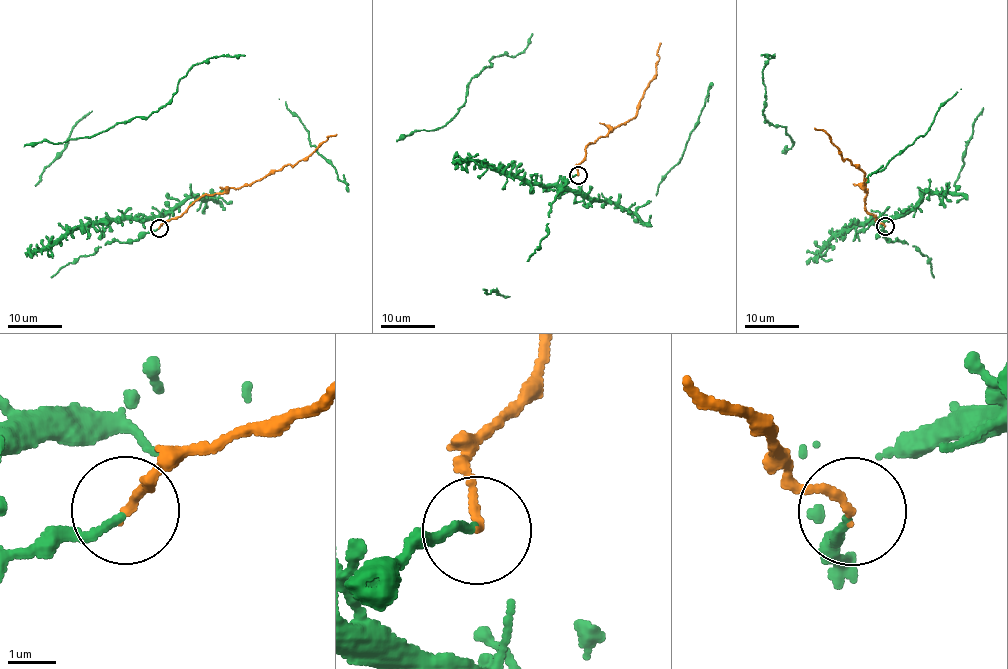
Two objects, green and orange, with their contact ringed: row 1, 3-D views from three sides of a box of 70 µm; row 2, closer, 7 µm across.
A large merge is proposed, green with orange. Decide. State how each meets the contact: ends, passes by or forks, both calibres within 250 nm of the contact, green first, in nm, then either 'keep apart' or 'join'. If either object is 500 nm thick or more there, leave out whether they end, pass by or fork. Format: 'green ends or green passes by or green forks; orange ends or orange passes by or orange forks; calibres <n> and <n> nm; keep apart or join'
green ends; orange ends; calibres 170 and 180 nm; join

